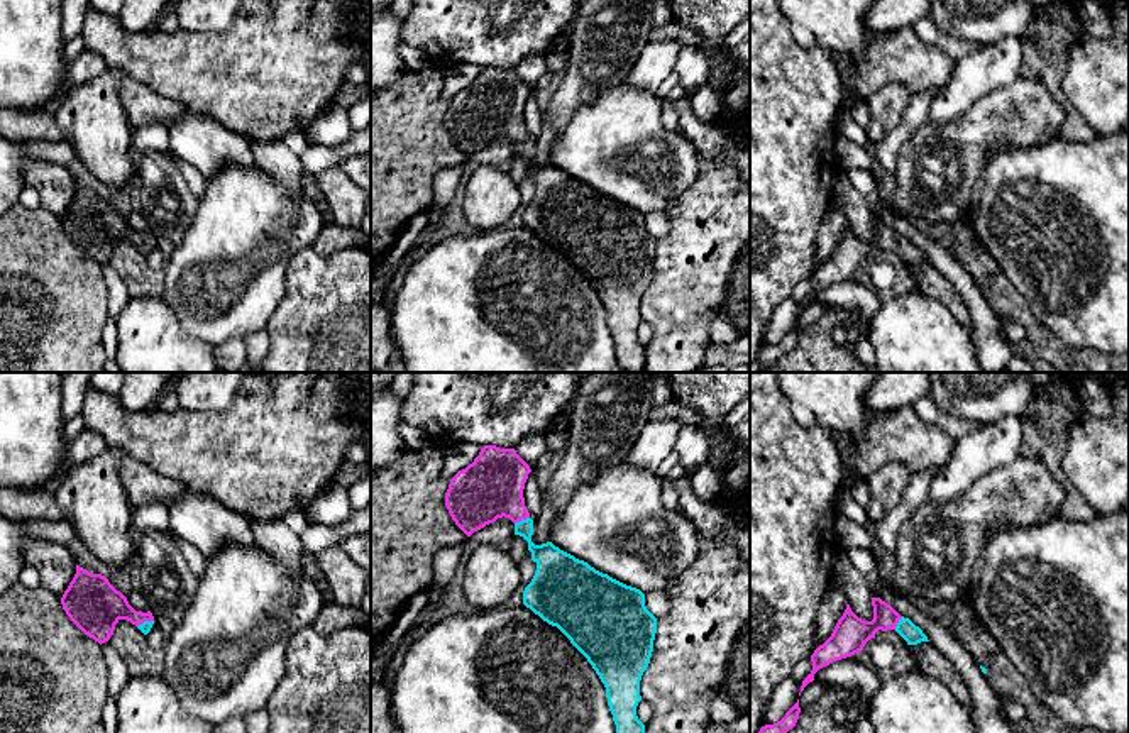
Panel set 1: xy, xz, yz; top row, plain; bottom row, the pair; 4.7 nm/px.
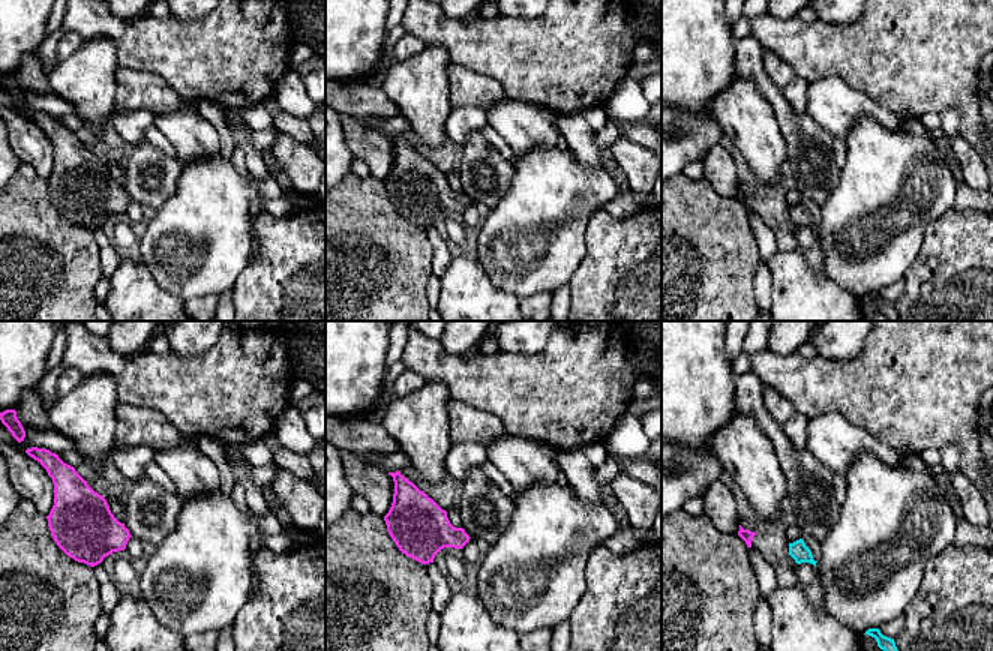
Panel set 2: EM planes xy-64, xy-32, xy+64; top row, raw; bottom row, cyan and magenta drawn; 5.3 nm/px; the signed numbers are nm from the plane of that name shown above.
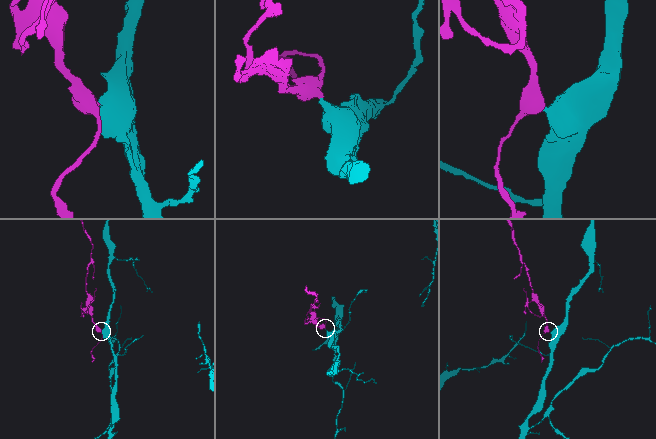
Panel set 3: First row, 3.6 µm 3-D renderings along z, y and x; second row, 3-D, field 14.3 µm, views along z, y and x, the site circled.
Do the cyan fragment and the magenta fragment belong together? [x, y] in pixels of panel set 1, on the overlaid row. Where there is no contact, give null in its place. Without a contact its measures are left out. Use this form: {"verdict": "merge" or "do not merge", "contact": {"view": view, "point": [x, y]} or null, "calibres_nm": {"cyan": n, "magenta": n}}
{"verdict": "merge", "contact": {"view": "xz", "point": [522, 520]}, "calibres_nm": {"cyan": 150, "magenta": 300}}

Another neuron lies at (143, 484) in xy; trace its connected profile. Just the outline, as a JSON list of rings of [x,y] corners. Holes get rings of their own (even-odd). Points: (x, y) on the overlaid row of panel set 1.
[[[125,455],[120,462],[120,479],[132,508],[151,501],[166,506],[169,499],[179,496],[188,488],[178,479],[154,472],[149,466],[130,455]]]

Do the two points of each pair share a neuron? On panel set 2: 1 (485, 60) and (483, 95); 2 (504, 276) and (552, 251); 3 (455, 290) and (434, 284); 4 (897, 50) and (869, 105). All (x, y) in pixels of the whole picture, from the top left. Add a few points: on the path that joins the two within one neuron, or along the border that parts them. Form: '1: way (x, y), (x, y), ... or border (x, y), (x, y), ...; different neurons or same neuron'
1: border (452, 62), (492, 75), (510, 95); different neurons
2: way (516, 264), (530, 251), (540, 251); same neuron
3: border (440, 278), (440, 299), (435, 305); different neurons
4: border (840, 80), (875, 102), (903, 113); different neurons

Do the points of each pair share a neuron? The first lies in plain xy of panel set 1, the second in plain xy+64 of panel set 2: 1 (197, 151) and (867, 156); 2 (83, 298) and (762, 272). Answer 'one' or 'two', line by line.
1: two
2: two

